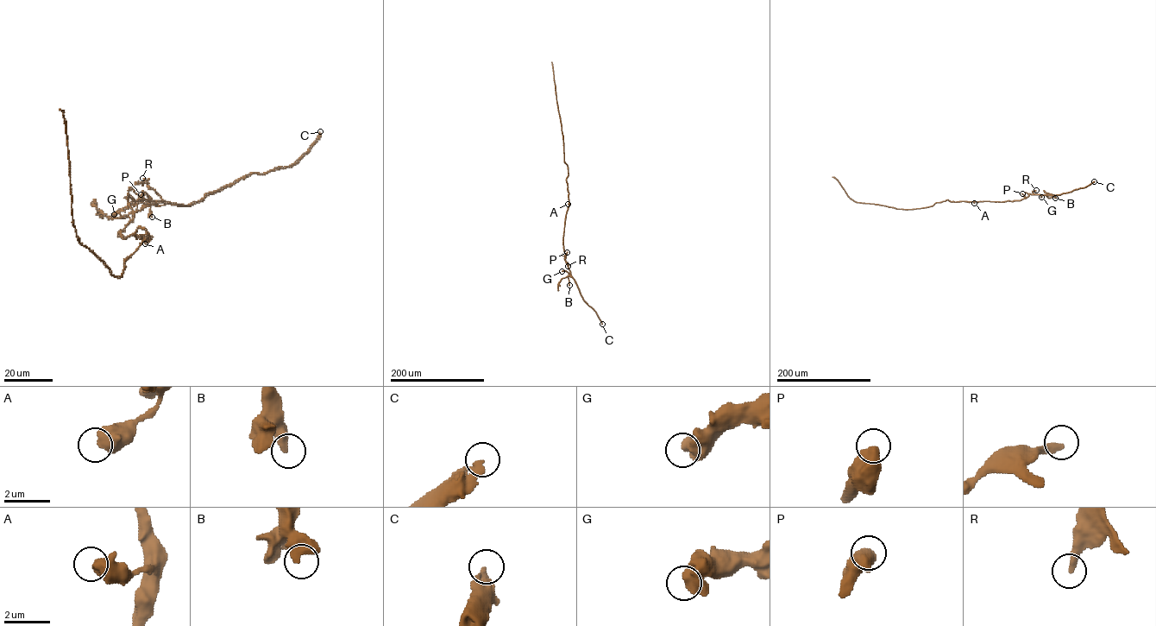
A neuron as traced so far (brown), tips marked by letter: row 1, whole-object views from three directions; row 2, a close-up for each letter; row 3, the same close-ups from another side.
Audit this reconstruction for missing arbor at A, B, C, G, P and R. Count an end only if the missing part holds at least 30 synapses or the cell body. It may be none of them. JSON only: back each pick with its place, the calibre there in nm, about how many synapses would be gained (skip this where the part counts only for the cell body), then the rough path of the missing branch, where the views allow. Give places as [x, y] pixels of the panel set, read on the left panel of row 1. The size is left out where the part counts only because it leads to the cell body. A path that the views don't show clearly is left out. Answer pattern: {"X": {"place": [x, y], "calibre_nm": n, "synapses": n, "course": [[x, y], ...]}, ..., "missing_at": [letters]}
{"missing_at": []}

